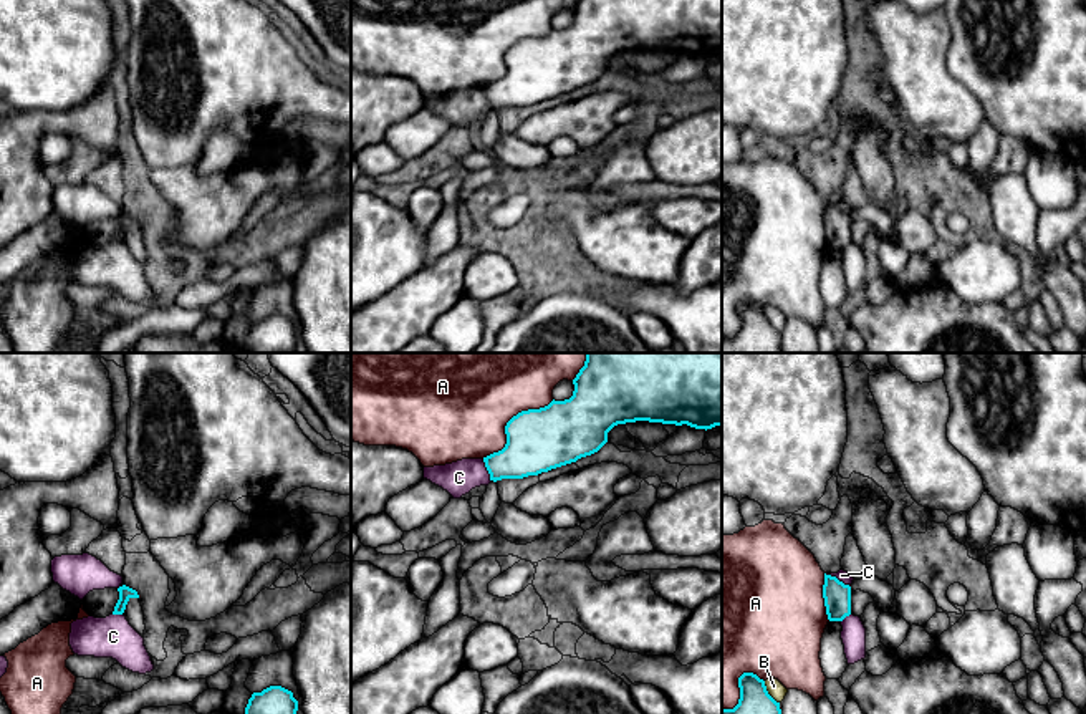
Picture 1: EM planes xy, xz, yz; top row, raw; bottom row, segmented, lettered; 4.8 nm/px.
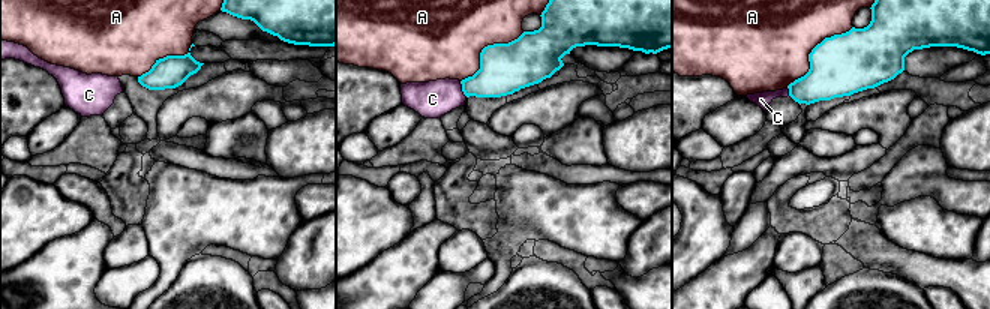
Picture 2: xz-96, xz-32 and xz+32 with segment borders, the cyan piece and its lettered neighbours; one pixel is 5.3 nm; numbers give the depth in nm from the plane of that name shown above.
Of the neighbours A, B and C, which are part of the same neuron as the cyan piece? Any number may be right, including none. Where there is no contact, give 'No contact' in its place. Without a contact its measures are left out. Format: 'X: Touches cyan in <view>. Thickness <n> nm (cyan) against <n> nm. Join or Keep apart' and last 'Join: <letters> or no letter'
A: Touches cyan in xz. Thickness 300 nm (cyan) against 440 nm. Keep apart
B: Touches cyan in yz. Thickness 260 nm (cyan) against 80 nm. Keep apart
C: Touches cyan in yz. Thickness 130 nm (cyan) against 60 nm. Keep apart
Join: no letter

